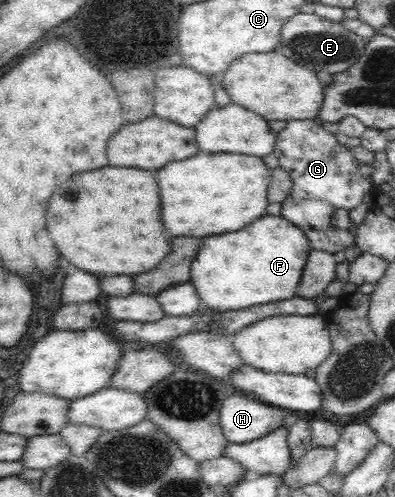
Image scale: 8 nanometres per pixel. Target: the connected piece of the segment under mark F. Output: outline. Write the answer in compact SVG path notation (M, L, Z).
M264 214L246 227L220 235L203 238L202 247L191 263L191 282L200 296L199 309L210 308L221 311L241 310L248 306L279 302L280 297L297 295L304 264L308 263L311 246L300 227L290 223L281 215Z

